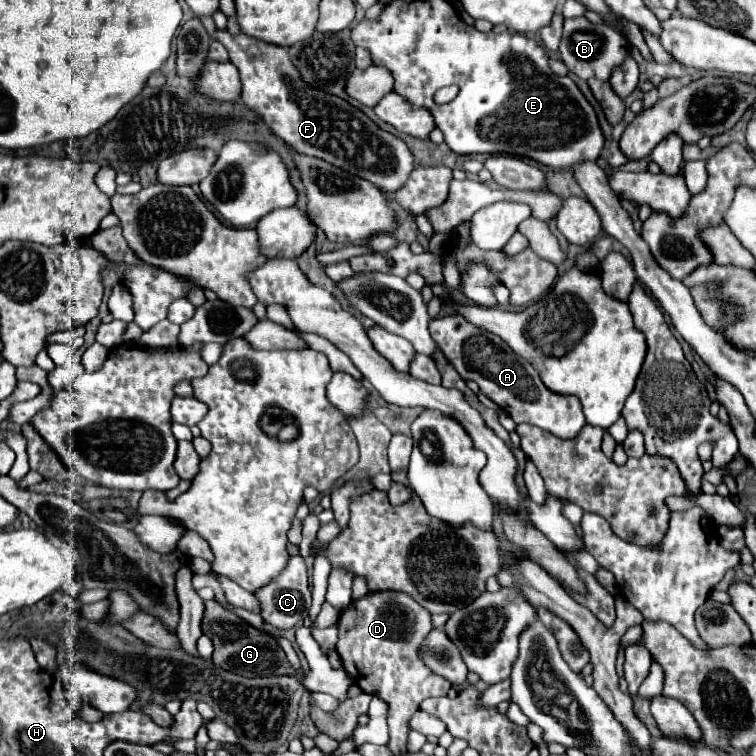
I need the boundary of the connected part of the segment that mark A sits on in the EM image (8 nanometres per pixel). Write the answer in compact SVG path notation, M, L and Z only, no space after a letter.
M460 315L432 319L430 335L462 379L474 379L480 385L480 391L500 409L504 409L516 423L532 423L560 439L574 439L574 435L578 435L586 425L578 399L548 391L542 385L536 369L526 359L514 355L514 351L510 351L510 347L498 335L474 327Z

